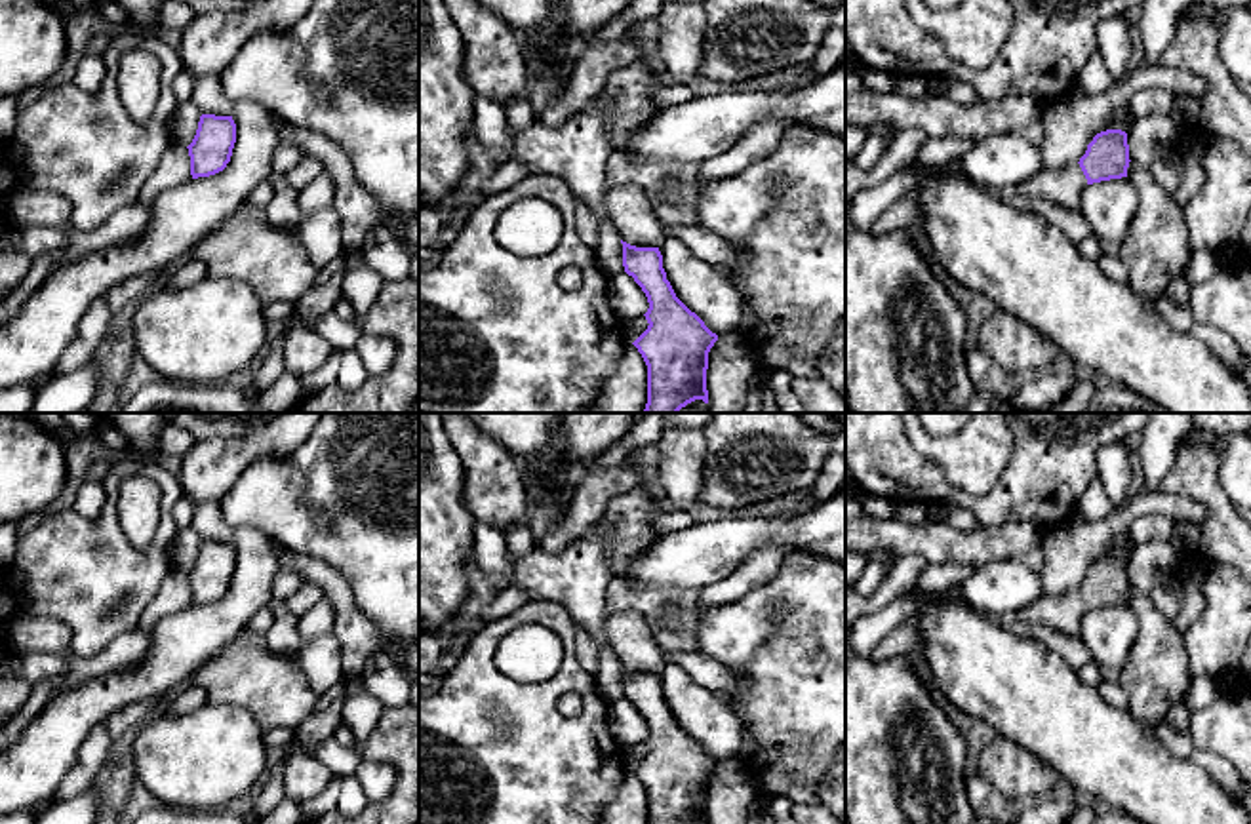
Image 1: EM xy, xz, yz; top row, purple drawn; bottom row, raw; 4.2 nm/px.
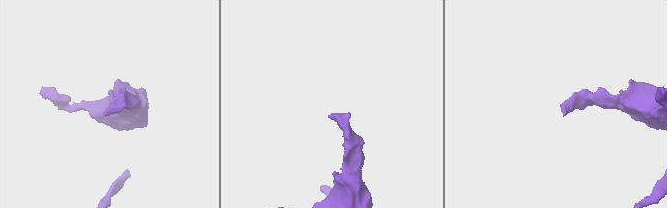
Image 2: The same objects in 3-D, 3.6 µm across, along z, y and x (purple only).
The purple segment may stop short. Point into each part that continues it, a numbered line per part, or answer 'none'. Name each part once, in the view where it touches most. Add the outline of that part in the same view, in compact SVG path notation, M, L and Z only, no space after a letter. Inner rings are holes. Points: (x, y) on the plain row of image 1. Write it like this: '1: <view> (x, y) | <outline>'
1: yz (1065, 611) | M1068 590L1059 596L1040 596L1034 603L1023 607L1017 617L1030 624L1059 630L1068 636L1080 636L1080 622L1087 605L1080 590Z

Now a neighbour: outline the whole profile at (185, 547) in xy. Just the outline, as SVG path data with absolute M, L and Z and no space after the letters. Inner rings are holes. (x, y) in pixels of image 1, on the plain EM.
M192 527L177 531L171 546L171 561L175 571L189 573L192 569L200 542L202 540Z

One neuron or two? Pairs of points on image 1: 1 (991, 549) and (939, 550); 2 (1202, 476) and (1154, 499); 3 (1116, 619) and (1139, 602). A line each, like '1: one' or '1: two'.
1: one
2: two
3: two

